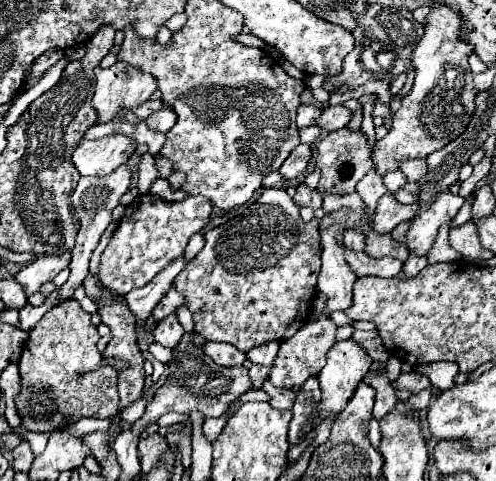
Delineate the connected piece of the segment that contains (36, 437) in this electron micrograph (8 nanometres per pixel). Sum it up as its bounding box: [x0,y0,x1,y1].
[17,425,51,456]

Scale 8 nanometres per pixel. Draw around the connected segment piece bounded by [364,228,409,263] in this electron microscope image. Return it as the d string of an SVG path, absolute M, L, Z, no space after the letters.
M371 228L366 233L366 237L369 237L369 245L365 246L364 251L370 257L379 259L389 255L403 263L408 258L408 249L403 244L394 240L390 233L379 234Z

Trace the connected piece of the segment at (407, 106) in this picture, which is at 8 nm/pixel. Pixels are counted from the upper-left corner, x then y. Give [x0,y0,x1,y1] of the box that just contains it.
[373,3,477,175]

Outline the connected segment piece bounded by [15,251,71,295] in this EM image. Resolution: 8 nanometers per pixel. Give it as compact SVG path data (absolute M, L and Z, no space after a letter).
M65 251L63 255L45 255L29 263L21 269L21 273L15 277L27 291L27 295L39 291L39 287L45 281L53 281L59 271L63 271L71 261L71 253Z

